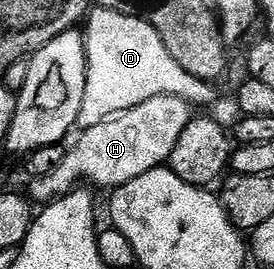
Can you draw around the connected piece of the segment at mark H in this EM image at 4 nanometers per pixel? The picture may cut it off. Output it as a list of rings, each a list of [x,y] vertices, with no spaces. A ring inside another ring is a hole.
[[[158,95],[149,97],[149,101],[141,101],[141,105],[123,111],[113,119],[88,127],[76,141],[75,148],[64,154],[61,165],[57,165],[53,173],[45,173],[45,177],[30,180],[30,198],[36,204],[47,205],[80,185],[96,183],[99,187],[114,189],[133,181],[133,177],[141,177],[141,173],[149,173],[149,169],[164,166],[171,158],[173,145],[177,145],[181,133],[185,133],[192,118],[192,104],[180,95]]]

